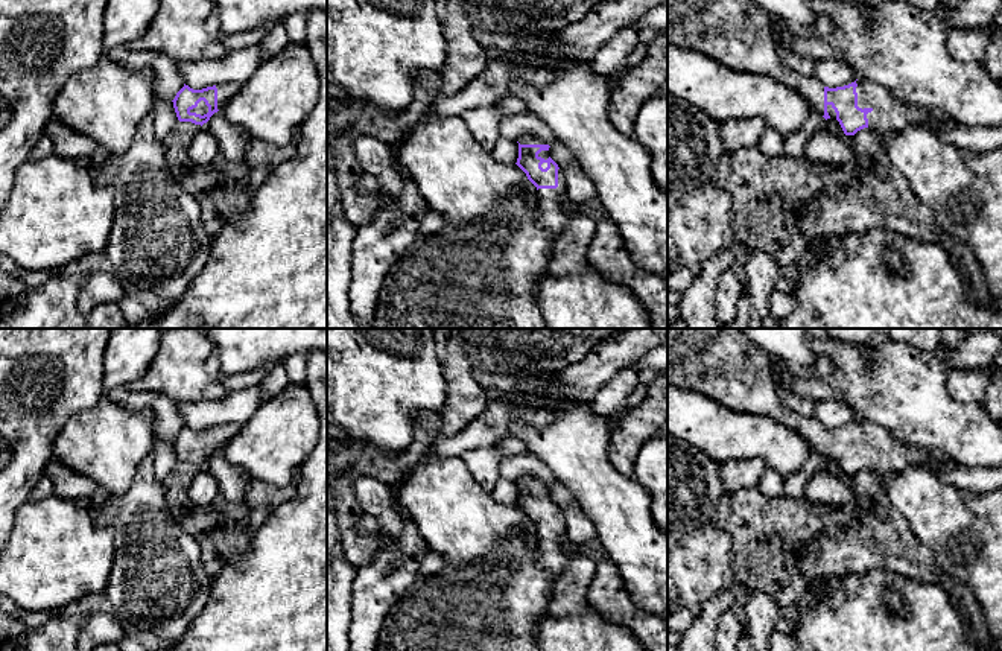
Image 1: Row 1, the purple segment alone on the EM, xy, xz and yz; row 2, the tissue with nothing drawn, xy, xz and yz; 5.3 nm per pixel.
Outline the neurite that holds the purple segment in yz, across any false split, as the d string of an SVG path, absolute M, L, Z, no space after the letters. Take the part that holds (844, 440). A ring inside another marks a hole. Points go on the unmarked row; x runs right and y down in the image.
M667 329L667 385L702 394L736 414L766 415L800 433L813 453L838 461L845 476L868 468L879 475L902 472L909 465L937 468L940 455L894 438L877 423L858 418L855 423L829 429L815 417L806 418L789 411L778 397L771 374L774 359L753 344L739 329Z

